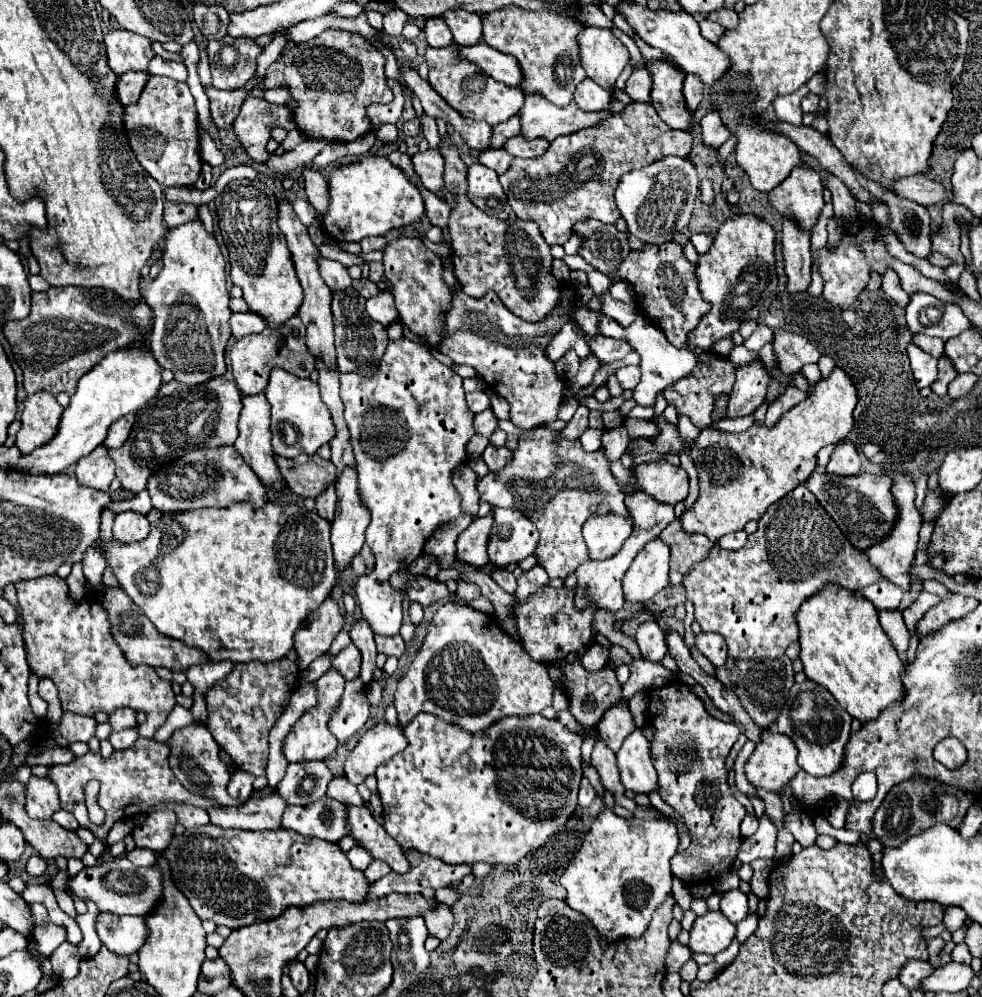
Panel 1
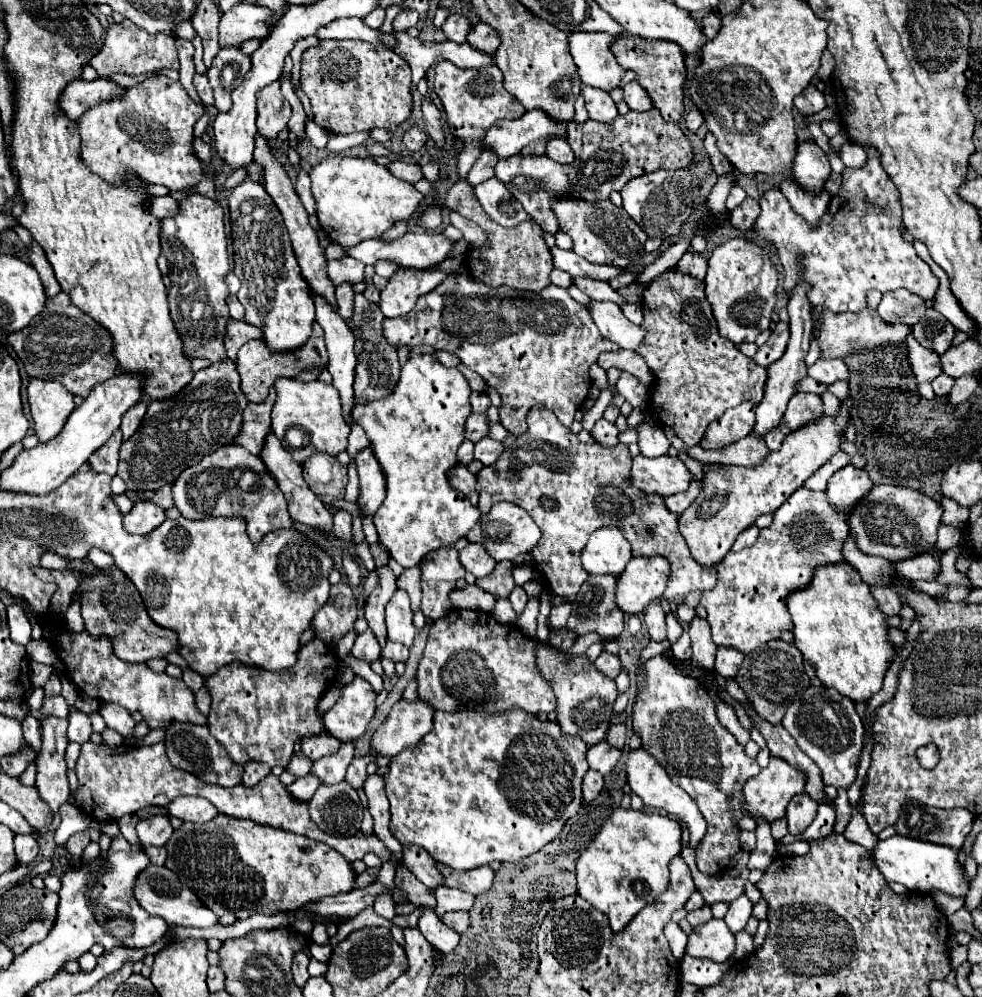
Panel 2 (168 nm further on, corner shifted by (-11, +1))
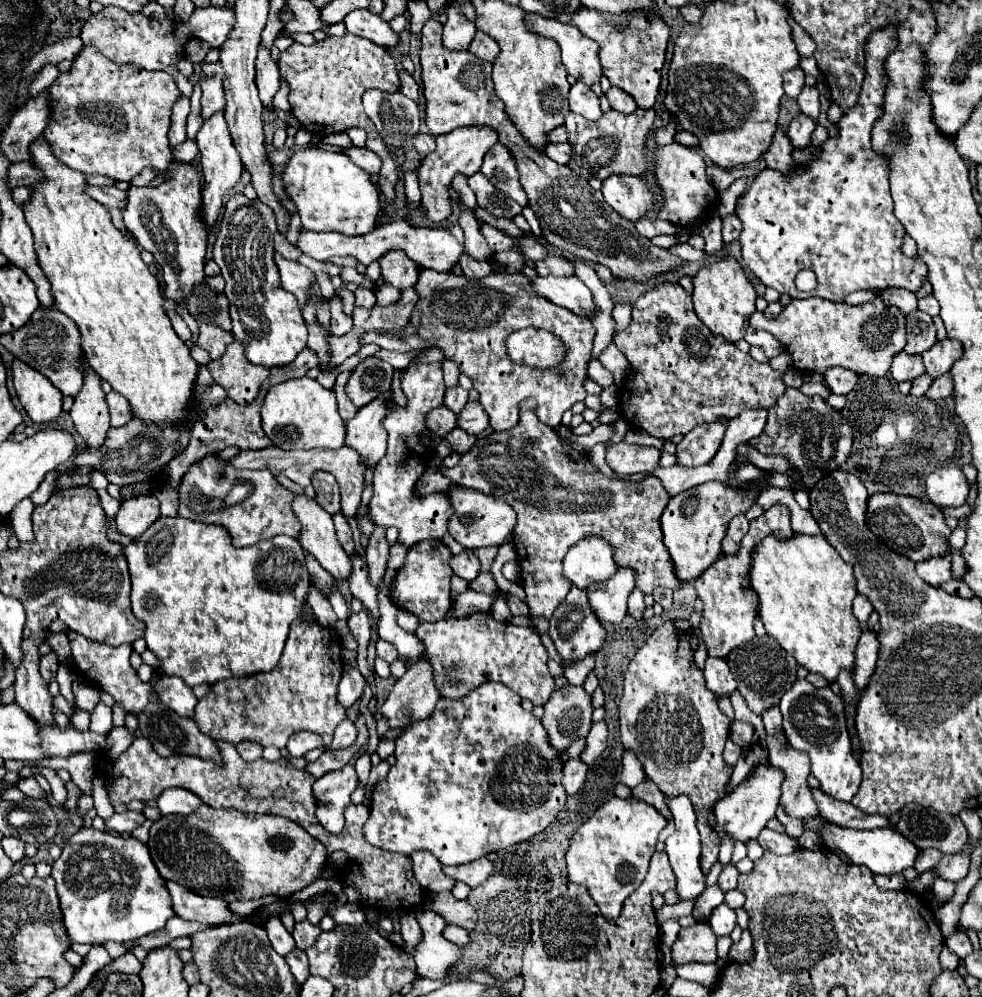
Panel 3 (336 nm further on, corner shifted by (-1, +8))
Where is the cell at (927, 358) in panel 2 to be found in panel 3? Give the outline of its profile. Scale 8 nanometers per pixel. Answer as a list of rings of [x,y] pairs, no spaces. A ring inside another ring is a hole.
[[[899,352],[893,358],[893,364],[891,364],[889,372],[891,372],[891,378],[895,382],[905,382],[905,380],[913,382],[915,378],[919,378],[925,372],[925,368],[923,368],[923,360],[921,360],[919,354],[917,356],[909,356],[905,352]]]

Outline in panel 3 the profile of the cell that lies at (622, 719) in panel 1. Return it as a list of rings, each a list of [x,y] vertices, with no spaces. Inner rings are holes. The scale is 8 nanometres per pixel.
[[[601,720],[601,722],[595,722],[591,726],[591,732],[587,734],[587,746],[583,748],[579,760],[585,764],[591,764],[597,756],[601,756],[605,746],[607,746],[607,726]]]

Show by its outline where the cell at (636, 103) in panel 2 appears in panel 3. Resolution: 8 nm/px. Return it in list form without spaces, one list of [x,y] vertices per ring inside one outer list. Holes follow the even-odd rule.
[[[609,88],[609,90],[607,90],[607,98],[609,98],[611,108],[613,108],[613,110],[617,110],[617,112],[631,114],[631,112],[635,112],[635,110],[637,110],[635,100],[633,100],[629,94],[621,92],[621,88]]]

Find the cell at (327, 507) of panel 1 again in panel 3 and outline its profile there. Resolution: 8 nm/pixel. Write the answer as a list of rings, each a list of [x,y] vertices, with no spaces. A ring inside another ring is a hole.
[[[335,514],[333,516],[333,522],[335,522],[335,530],[337,530],[339,544],[343,546],[343,550],[349,556],[353,556],[355,554],[355,544],[353,544],[353,532],[351,532],[351,526],[349,526],[347,518],[343,514]]]

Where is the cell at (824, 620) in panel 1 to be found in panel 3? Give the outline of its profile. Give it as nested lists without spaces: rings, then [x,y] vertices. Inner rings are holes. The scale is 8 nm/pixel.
[[[793,532],[789,538],[769,534],[753,548],[751,560],[751,590],[759,598],[759,616],[765,624],[767,634],[775,638],[779,646],[787,654],[791,654],[801,666],[805,666],[809,672],[825,676],[829,682],[837,680],[841,668],[851,670],[855,660],[855,646],[861,636],[859,622],[851,610],[857,590],[853,568],[841,560],[837,550],[833,550],[833,546],[821,534],[807,536]]]

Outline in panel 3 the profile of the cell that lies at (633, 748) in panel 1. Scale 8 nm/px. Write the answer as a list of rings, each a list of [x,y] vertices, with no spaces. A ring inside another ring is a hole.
[[[679,796],[673,800],[665,800],[673,818],[675,818],[675,828],[677,832],[673,836],[669,836],[665,840],[665,852],[669,856],[669,864],[673,868],[675,874],[675,892],[679,896],[679,900],[697,900],[701,896],[701,892],[705,890],[705,874],[701,872],[701,842],[699,842],[699,832],[695,826],[695,812],[691,806],[691,800],[687,796]]]

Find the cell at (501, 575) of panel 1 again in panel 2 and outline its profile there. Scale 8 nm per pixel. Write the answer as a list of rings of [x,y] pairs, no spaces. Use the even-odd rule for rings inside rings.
[[[515,585],[513,593],[509,595],[509,601],[511,601],[513,609],[515,609],[517,613],[521,613],[521,611],[525,609],[525,605],[527,605],[527,593],[525,593],[525,589],[523,589],[521,585]]]

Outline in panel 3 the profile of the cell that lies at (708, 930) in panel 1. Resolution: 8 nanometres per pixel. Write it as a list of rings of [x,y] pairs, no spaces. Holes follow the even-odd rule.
[[[697,922],[691,928],[681,928],[675,944],[671,946],[673,966],[689,964],[689,962],[715,962],[717,960],[717,936],[709,924]]]

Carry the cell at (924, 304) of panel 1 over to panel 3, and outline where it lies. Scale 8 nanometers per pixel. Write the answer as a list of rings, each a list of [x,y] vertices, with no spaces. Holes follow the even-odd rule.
[[[915,310],[907,318],[907,354],[923,354],[937,342],[933,318],[921,310]]]

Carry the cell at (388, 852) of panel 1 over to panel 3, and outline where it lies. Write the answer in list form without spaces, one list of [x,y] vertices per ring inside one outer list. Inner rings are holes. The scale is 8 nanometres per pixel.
[[[415,852],[411,858],[413,858],[413,872],[417,876],[417,882],[427,892],[443,892],[455,886],[455,880],[443,874],[441,862],[433,858],[429,852]]]

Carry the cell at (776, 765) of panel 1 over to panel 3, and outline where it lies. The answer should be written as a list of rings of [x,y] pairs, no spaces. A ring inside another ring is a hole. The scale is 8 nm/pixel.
[[[769,766],[769,768],[757,768],[757,776],[751,776],[747,780],[743,780],[743,784],[733,792],[723,796],[713,812],[717,818],[715,824],[715,832],[719,838],[723,836],[731,836],[737,842],[749,842],[755,840],[759,836],[759,832],[765,828],[765,824],[775,816],[775,810],[779,806],[779,792],[781,792],[781,782],[783,776],[781,772],[777,772],[777,768]]]

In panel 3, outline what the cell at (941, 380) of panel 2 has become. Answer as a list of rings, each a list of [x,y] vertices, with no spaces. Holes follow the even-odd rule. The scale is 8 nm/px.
[[[919,376],[915,382],[913,382],[913,386],[911,386],[911,396],[923,396],[927,390],[929,390],[929,386],[931,386],[931,382],[933,380],[929,380],[929,376]]]

